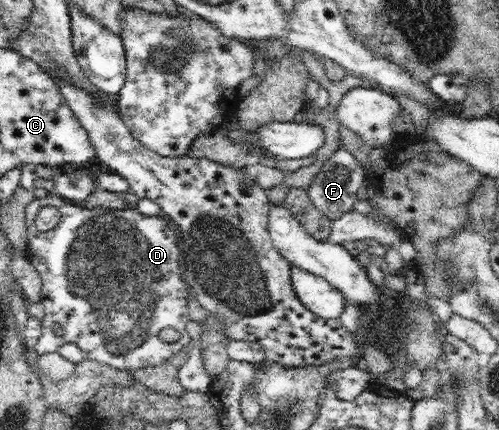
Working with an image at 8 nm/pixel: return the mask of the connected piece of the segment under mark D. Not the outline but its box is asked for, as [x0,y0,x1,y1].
[25,194,194,375]

